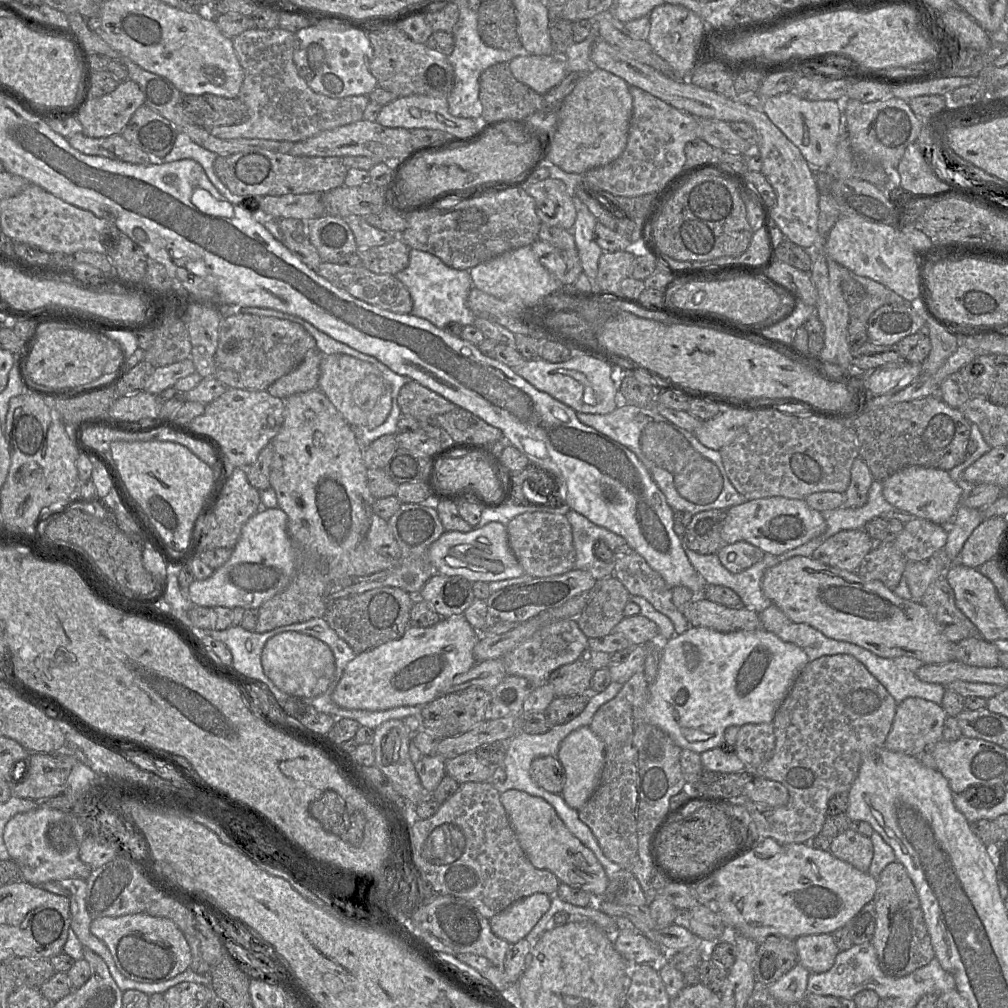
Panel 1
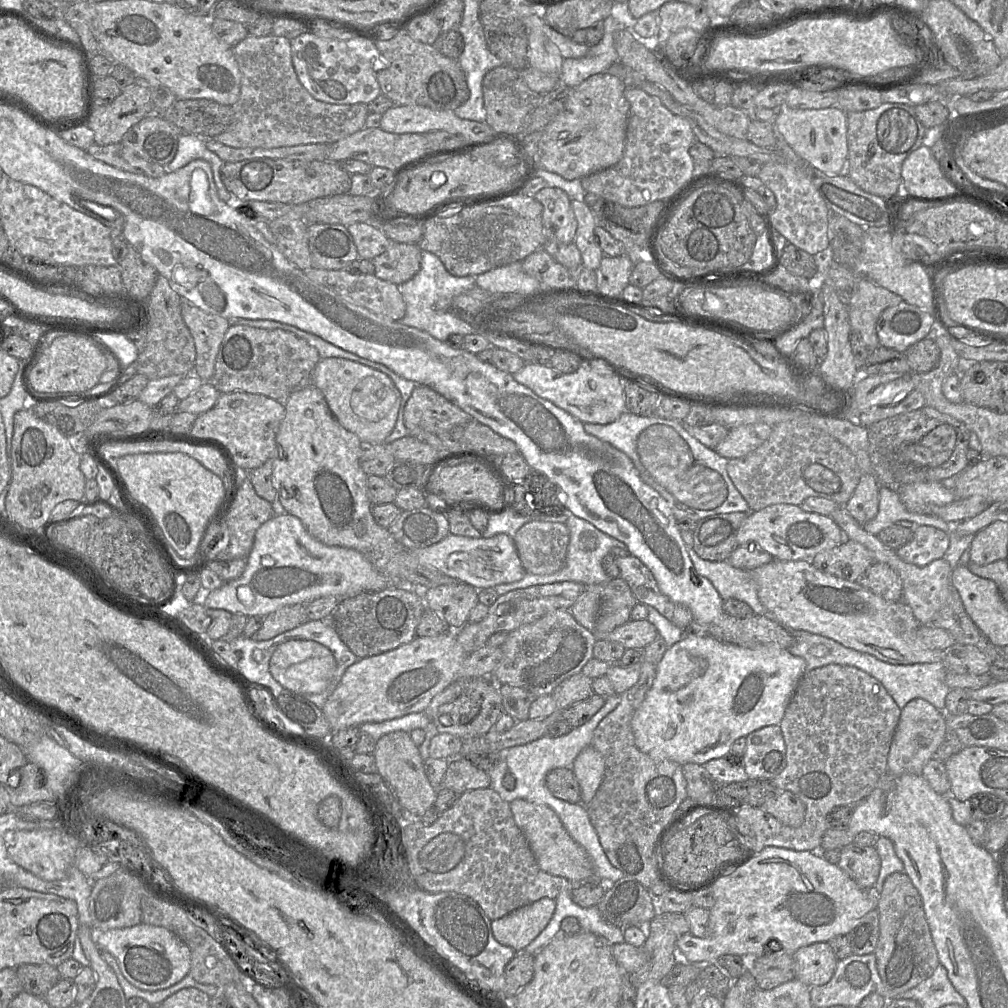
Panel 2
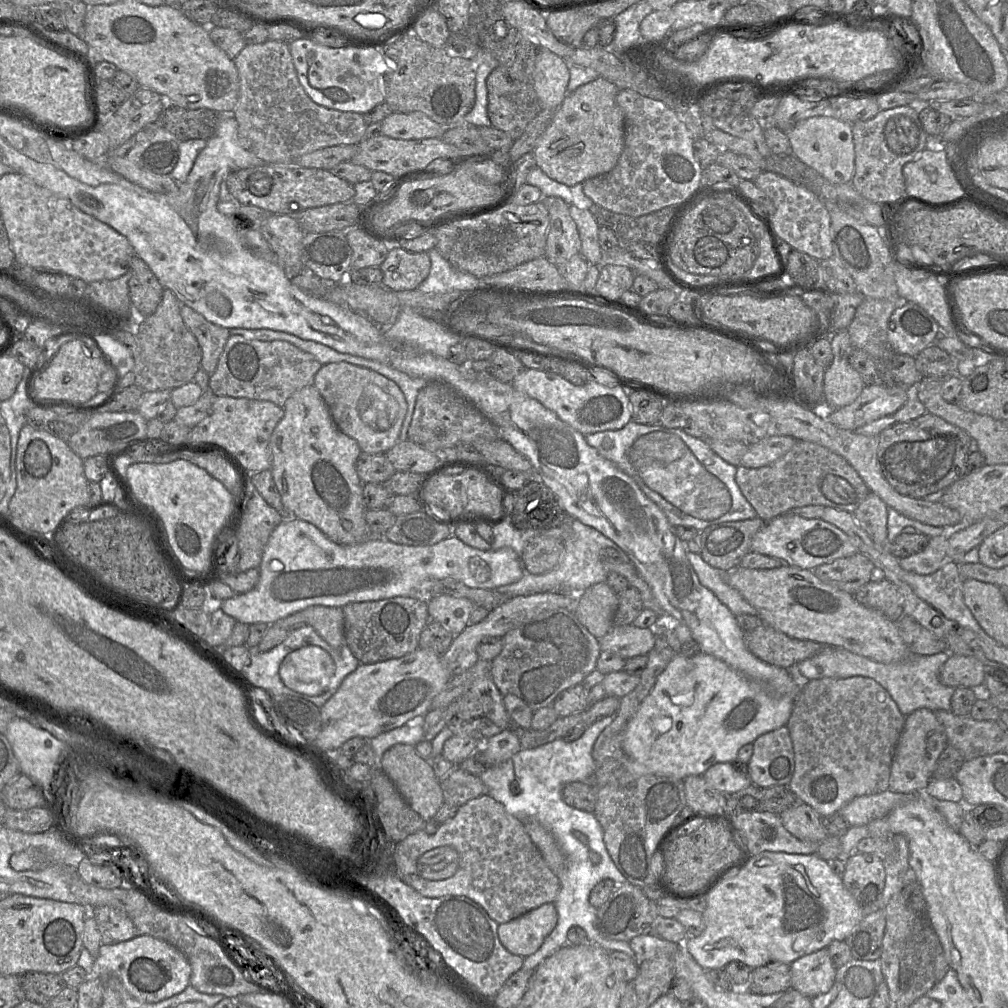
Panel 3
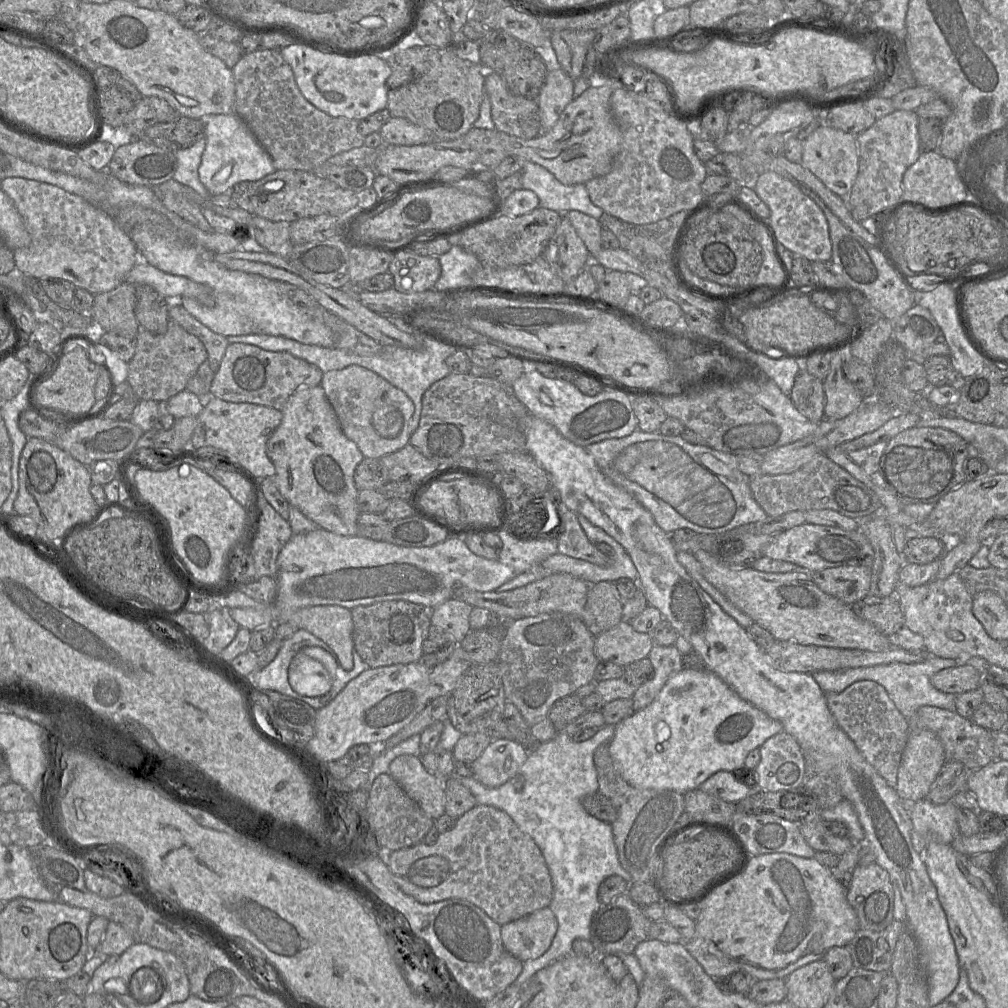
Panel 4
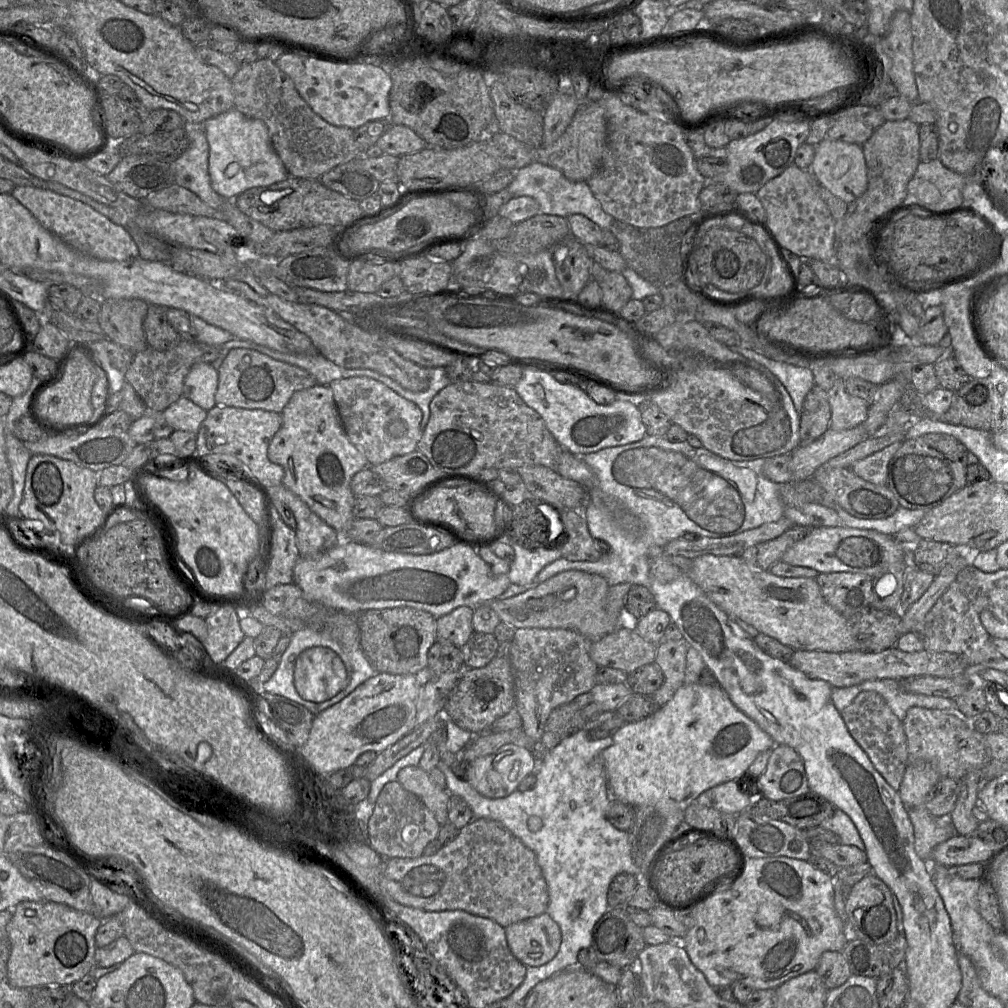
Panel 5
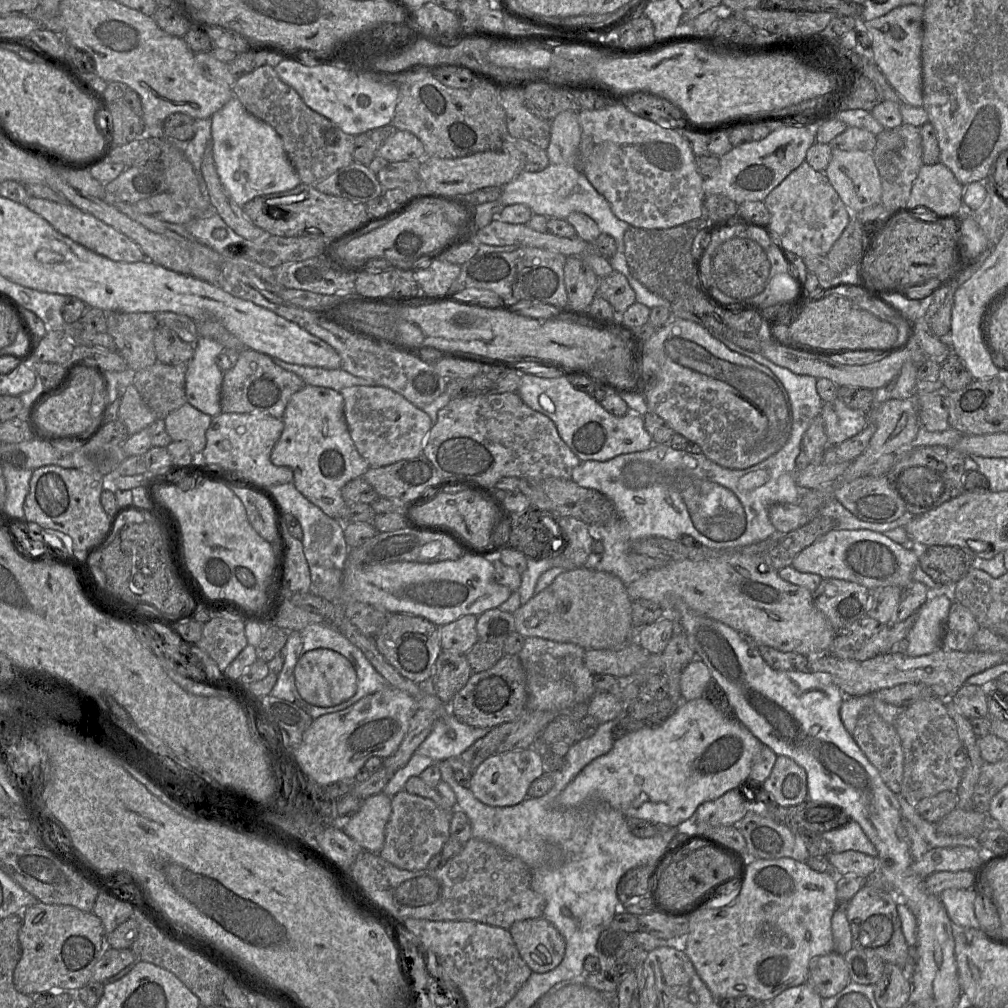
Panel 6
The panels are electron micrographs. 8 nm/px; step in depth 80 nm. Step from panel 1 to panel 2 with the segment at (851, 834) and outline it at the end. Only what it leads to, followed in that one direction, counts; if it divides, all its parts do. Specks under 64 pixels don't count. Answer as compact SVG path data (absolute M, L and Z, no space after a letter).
M852 843L840 850L839 867L862 889L875 887L880 874L881 859L875 847Z

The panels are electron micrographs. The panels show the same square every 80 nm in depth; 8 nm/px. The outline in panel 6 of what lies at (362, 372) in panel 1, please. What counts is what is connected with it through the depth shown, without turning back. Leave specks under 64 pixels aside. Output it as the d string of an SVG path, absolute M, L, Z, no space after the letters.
M356 385L343 388L340 394L344 399L344 414L350 436L369 467L387 466L423 453L432 422L422 409L382 386Z

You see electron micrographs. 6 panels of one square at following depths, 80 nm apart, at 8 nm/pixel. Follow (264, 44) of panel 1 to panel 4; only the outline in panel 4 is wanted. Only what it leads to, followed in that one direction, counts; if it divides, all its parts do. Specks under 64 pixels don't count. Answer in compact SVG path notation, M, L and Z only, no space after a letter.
M281 50L244 53L232 71L236 92L234 113L248 125L277 170L313 172L332 156L364 145L358 120L332 117L302 95Z

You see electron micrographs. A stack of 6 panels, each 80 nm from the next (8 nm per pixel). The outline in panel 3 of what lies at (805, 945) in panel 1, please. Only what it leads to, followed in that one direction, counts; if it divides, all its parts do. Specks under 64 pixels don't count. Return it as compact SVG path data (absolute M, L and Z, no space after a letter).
M823 948L792 962L790 973L791 988L812 999L832 988L836 968L828 949Z

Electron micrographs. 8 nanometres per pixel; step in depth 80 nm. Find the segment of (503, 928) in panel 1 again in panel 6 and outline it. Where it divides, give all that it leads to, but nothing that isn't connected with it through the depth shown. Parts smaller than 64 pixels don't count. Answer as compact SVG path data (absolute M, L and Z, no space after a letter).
M544 917L514 922L509 932L520 956L532 972L546 973L562 962L564 938Z

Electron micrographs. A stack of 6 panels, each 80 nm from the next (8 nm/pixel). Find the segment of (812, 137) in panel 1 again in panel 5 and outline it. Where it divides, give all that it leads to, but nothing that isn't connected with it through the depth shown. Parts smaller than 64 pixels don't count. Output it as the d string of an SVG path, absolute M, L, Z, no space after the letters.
M823 139L815 146L810 172L818 182L846 203L860 197L867 189L867 167L862 147L843 141Z

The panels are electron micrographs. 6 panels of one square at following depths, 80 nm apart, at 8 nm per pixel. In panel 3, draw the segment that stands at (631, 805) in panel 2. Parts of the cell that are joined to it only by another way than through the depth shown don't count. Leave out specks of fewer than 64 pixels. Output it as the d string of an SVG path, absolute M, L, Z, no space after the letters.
M670 647L652 649L637 687L619 699L619 708L612 722L605 727L592 748L595 763L596 805L594 816L602 827L605 847L617 869L635 886L643 888L655 883L651 870L656 843L675 823L686 806L683 780L657 775L637 774L625 754L622 742L627 724L643 700L653 689L658 676L664 671L676 652Z

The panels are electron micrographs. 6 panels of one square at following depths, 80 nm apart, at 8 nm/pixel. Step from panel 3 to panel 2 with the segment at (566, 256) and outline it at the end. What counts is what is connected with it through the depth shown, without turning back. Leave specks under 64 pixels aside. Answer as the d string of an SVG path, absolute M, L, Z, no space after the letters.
M547 186L538 191L534 198L543 206L542 225L546 240L573 243L577 220L568 194L560 188Z

